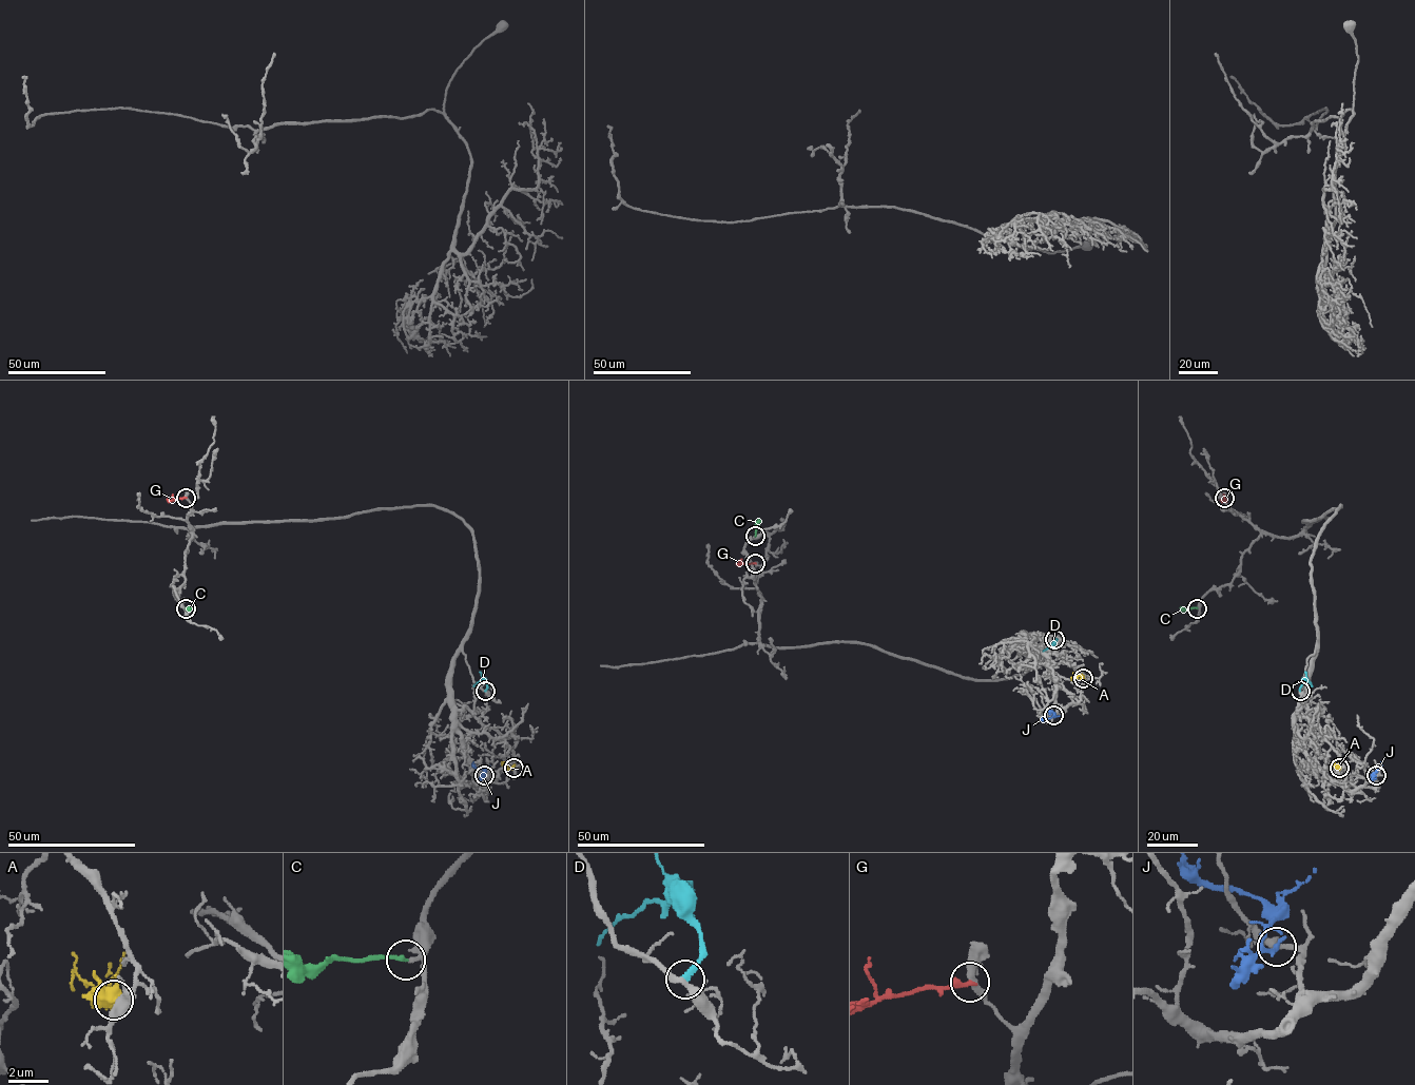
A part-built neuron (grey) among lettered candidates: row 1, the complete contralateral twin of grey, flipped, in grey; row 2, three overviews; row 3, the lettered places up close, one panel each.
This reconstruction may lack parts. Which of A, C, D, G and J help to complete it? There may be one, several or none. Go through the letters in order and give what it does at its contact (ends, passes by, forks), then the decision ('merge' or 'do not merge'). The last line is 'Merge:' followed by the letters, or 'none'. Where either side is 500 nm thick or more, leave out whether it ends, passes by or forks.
A: it forks there; do not merge
C: it ends there; merge
D: it ends there; do not merge
G: it ends there; do not merge
J: it passes by; do not merge
Merge: C

